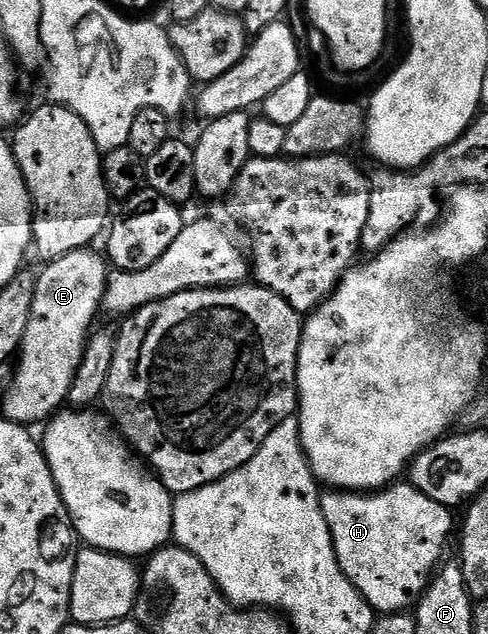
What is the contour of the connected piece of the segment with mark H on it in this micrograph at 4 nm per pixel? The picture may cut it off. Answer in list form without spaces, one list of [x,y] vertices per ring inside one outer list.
[[[398,481],[373,493],[327,490],[322,495],[322,512],[328,521],[328,529],[332,533],[332,541],[336,549],[336,561],[340,561],[342,574],[348,577],[348,581],[352,581],[352,585],[366,598],[368,605],[378,613],[402,613],[415,606],[416,597],[421,596],[422,592],[426,590],[427,585],[430,584],[431,575],[434,574],[443,560],[442,554],[446,551],[446,542],[450,539],[450,533],[453,529],[455,532],[456,529],[456,519],[450,516],[453,515],[451,508],[440,505],[440,501],[432,501],[432,497],[424,497],[424,493],[420,493],[420,489],[413,487],[409,481]]]

